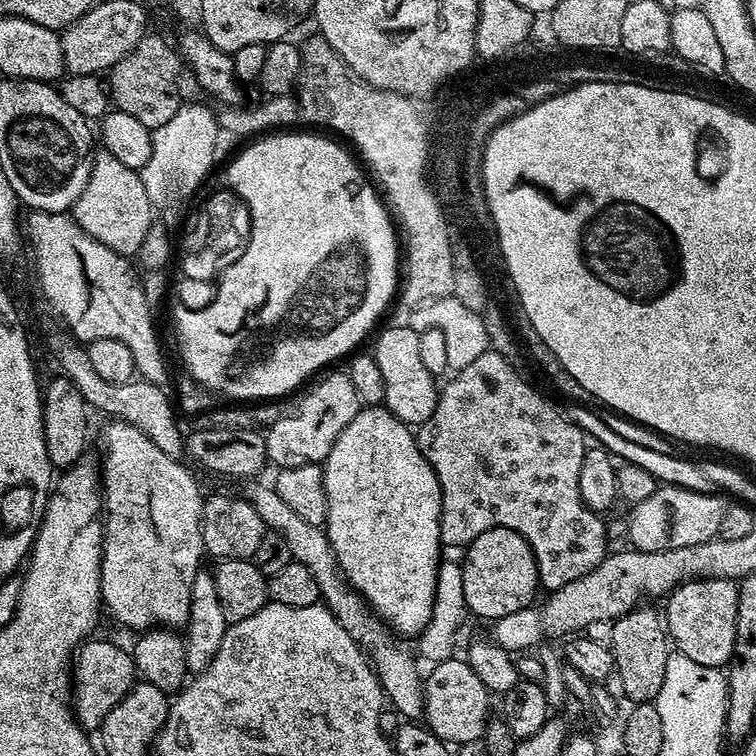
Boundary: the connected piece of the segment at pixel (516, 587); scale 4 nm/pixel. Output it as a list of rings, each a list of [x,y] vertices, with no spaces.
[[[491,528],[478,534],[478,538],[467,545],[464,554],[462,582],[466,609],[471,615],[473,612],[485,622],[491,622],[506,618],[506,614],[514,614],[514,610],[522,610],[533,603],[532,595],[538,589],[536,559],[522,534],[509,528]]]

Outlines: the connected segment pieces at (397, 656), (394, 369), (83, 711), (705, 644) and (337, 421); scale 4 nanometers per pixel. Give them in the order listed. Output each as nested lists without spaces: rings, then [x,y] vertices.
[[[258,482],[248,484],[250,486],[248,492],[246,491],[246,499],[258,510],[258,518],[262,518],[265,529],[282,534],[286,538],[286,544],[290,546],[293,560],[306,566],[306,570],[314,574],[314,582],[318,582],[324,607],[332,611],[334,618],[342,622],[346,634],[350,634],[350,638],[354,638],[367,654],[391,707],[393,704],[409,721],[419,721],[424,714],[423,681],[411,652],[399,637],[391,634],[357,592],[349,588],[347,580],[340,573],[340,564],[332,553],[327,531],[319,524],[305,522],[297,512],[290,510],[290,505],[282,502],[271,483],[254,483]]]
[[[388,328],[376,340],[374,355],[378,362],[378,370],[382,370],[382,386],[384,387],[383,407],[388,408],[403,424],[419,426],[434,414],[434,406],[438,395],[438,380],[426,370],[422,358],[418,355],[419,332],[412,328]]]
[[[89,638],[80,645],[74,657],[74,679],[72,699],[70,701],[76,721],[85,730],[99,729],[100,724],[126,698],[126,694],[137,683],[138,675],[133,660],[133,653],[126,647],[119,648],[108,640]]]
[[[686,580],[667,597],[666,631],[675,651],[702,666],[723,669],[732,659],[738,613],[737,585],[731,580]]]
[[[347,371],[331,372],[324,374],[329,376],[321,375],[315,381],[317,384],[304,397],[299,397],[294,414],[266,429],[265,450],[272,464],[276,463],[280,468],[320,464],[330,454],[334,442],[338,442],[338,434],[342,434],[360,412],[362,405],[358,392],[354,390],[354,382],[350,382]]]

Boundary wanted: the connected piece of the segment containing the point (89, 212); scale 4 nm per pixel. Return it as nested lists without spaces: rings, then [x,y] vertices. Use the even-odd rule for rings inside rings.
[[[105,150],[95,153],[92,173],[82,194],[70,209],[70,215],[90,238],[110,246],[119,256],[135,257],[144,246],[144,239],[153,229],[154,207],[147,197],[137,169],[118,162],[114,154]]]

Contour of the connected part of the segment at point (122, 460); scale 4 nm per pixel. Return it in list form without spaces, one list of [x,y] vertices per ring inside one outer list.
[[[113,419],[108,422],[104,428],[104,464],[102,463],[102,543],[100,546],[100,599],[103,607],[112,611],[112,616],[120,624],[125,624],[128,628],[138,628],[137,630],[155,629],[159,626],[161,629],[180,630],[188,623],[188,615],[190,614],[190,598],[191,598],[191,584],[194,582],[195,575],[202,568],[200,559],[205,559],[206,553],[204,550],[204,539],[202,538],[202,530],[200,529],[200,521],[204,519],[204,502],[205,497],[200,496],[200,488],[196,485],[196,480],[187,472],[186,469],[180,465],[181,461],[175,456],[167,456],[162,454],[162,450],[158,450],[158,446],[154,446],[154,442],[150,442],[150,438],[146,438],[146,434],[142,434],[142,430],[138,430],[134,426],[130,426],[124,420]]]

